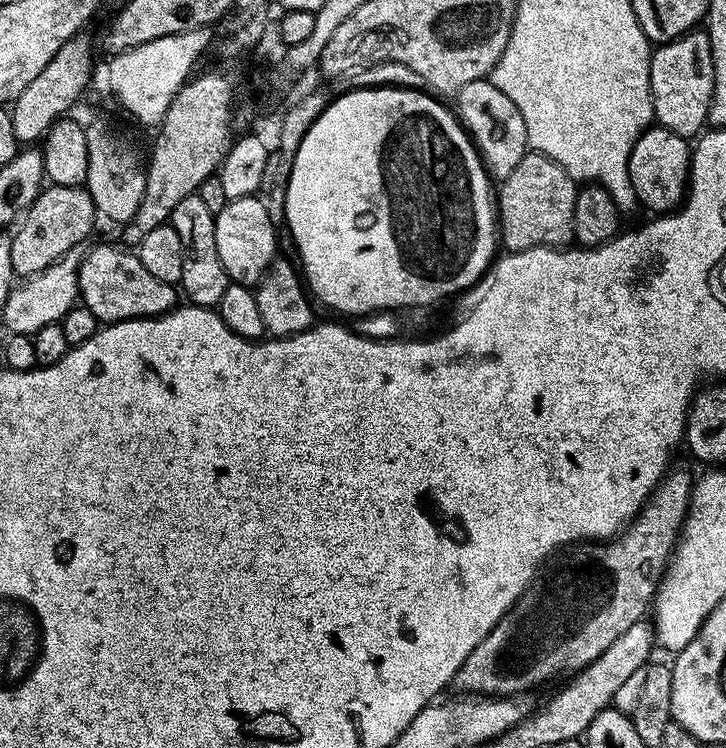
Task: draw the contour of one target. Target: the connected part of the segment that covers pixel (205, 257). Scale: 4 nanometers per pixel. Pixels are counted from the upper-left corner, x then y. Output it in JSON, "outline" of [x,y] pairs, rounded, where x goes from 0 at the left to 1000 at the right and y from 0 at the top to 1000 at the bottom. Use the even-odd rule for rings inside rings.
{"outline":[[[266,259],[251,265],[251,270],[240,275],[234,298],[251,318],[251,372],[247,384],[251,390],[253,385],[259,394],[258,405],[273,412],[296,413],[306,404],[306,393],[311,393],[311,382],[317,378],[306,356],[306,345],[300,345],[298,285],[282,275],[274,259]]]}

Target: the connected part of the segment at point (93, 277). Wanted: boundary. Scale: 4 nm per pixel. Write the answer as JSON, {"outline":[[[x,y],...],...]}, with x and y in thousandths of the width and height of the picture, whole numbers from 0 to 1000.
{"outline":[[[138,326],[128,337],[123,336],[110,352],[110,401],[114,410],[121,412],[139,434],[197,428],[200,422],[223,422],[244,410],[244,386],[229,377],[218,377],[218,372],[196,356],[186,336],[164,330]]]}

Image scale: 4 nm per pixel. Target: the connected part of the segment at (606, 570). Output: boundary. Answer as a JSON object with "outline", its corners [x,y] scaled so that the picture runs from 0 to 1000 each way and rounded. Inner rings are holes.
{"outline":[[[939,623],[930,626],[927,624],[916,632],[915,640],[910,642],[898,662],[893,664],[893,670],[887,672],[887,678],[883,679],[875,695],[853,717],[844,717],[842,722],[831,725],[804,725],[798,730],[784,731],[778,737],[782,739],[771,749],[771,761],[767,765],[760,765],[756,770],[745,769],[742,773],[734,775],[733,782],[718,794],[707,813],[680,837],[680,842],[675,842],[675,848],[669,848],[669,853],[664,853],[664,858],[658,858],[658,864],[653,869],[647,869],[647,880],[642,880],[642,885],[631,896],[625,910],[627,918],[634,918],[629,921],[635,926],[709,932],[712,928],[722,928],[716,925],[727,925],[731,920],[738,920],[742,914],[749,914],[753,909],[760,909],[764,904],[774,902],[775,898],[792,901],[799,894],[806,893],[813,885],[818,885],[818,880],[824,880],[824,874],[833,872],[847,856],[857,853],[857,848],[862,848],[862,842],[868,842],[868,837],[883,833],[888,828],[887,817],[891,813],[894,817],[895,809],[899,806],[904,787],[908,785],[916,758],[924,747],[934,721],[939,714],[942,693],[948,689],[948,675],[953,671],[952,655],[956,650],[956,635],[953,636],[952,631]]]}

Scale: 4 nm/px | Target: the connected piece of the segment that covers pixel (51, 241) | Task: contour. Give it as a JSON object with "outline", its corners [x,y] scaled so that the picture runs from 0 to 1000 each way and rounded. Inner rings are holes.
{"outline":[[[72,246],[50,261],[50,269],[32,285],[15,311],[14,344],[21,368],[37,372],[63,361],[85,340],[99,332],[109,332],[127,310],[135,294],[134,278],[116,249],[80,249]],[[33,293],[33,295],[30,295]],[[28,299],[28,301],[26,301]]]}

